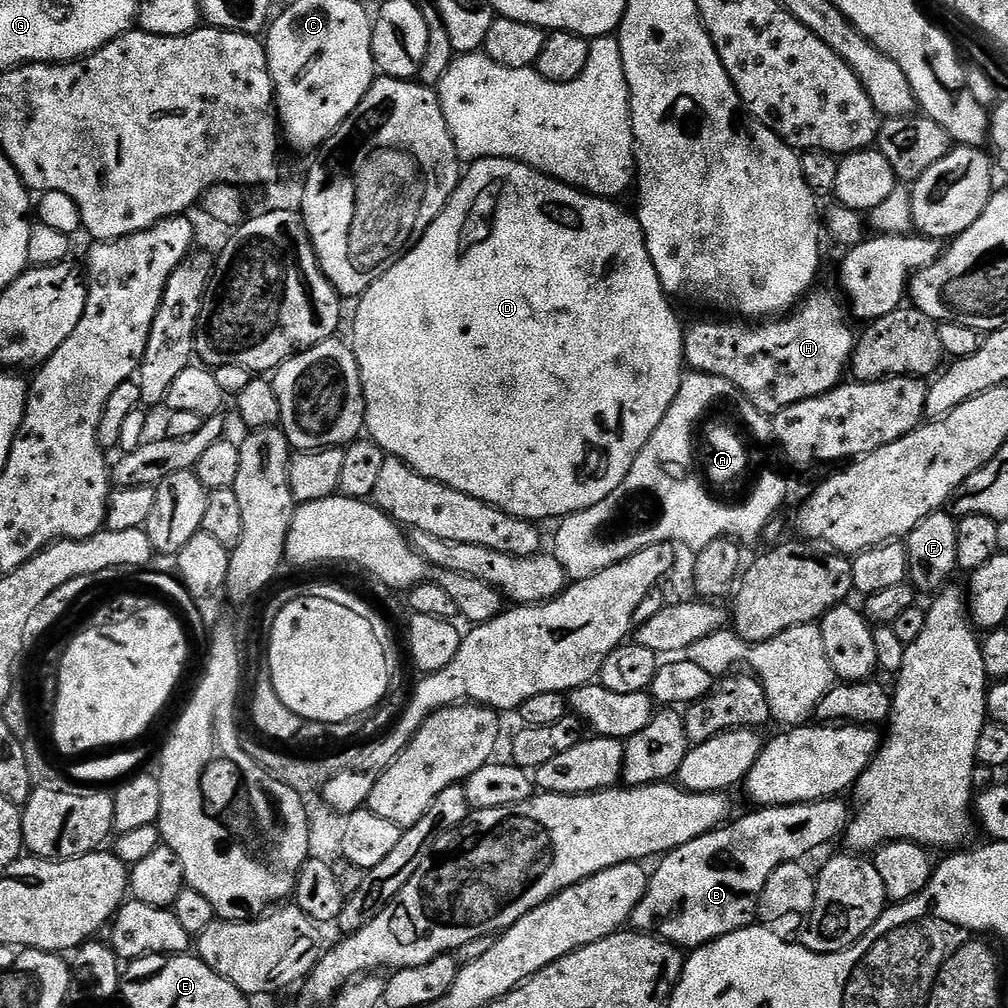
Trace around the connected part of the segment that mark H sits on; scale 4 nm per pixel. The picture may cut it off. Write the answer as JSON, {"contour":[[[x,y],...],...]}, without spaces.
{"contour":[[[813,287],[803,303],[779,318],[757,324],[736,318],[698,321],[684,334],[685,365],[694,372],[726,378],[769,418],[786,410],[786,406],[840,387],[856,353],[858,332],[852,329],[845,305],[836,301],[830,289],[820,287]]]}

